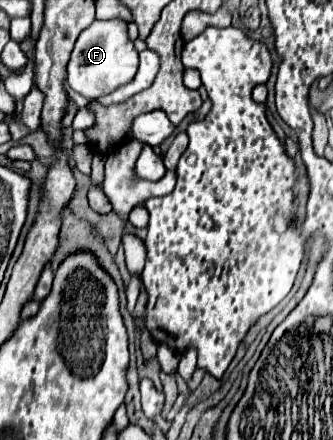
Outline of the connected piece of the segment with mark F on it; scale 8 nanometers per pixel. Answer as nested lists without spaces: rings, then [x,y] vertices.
[[[94,20],[76,40],[68,62],[68,86],[94,100],[124,86],[138,68],[138,52],[128,38],[128,24],[122,20]]]

